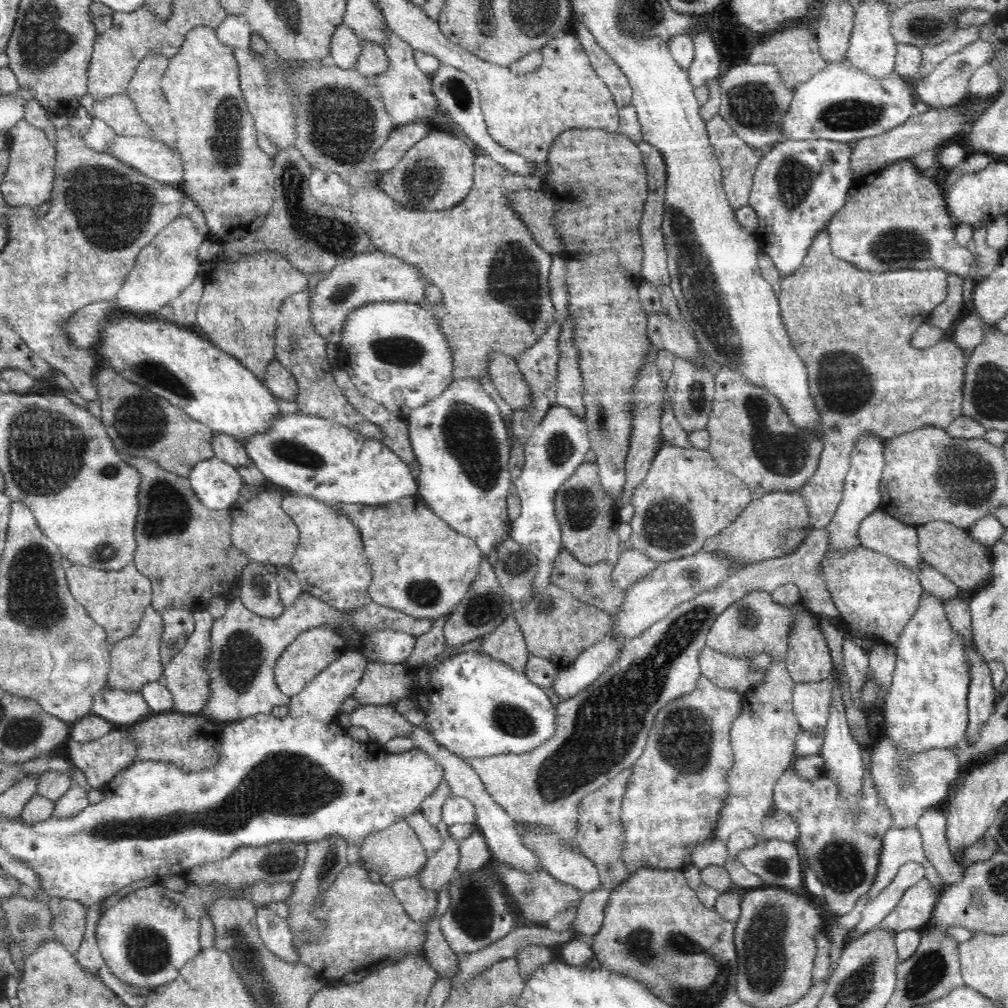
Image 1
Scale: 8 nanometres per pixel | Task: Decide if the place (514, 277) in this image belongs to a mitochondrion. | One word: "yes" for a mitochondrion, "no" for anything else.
yes

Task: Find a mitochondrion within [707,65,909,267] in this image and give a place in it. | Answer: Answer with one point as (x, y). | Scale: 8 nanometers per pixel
(751, 104)

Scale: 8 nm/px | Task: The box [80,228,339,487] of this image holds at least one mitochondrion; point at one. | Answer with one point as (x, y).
(139, 422)

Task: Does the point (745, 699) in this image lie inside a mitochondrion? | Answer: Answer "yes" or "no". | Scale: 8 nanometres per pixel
no

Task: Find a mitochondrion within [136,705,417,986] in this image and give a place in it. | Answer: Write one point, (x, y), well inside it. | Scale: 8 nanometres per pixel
(280, 861)

